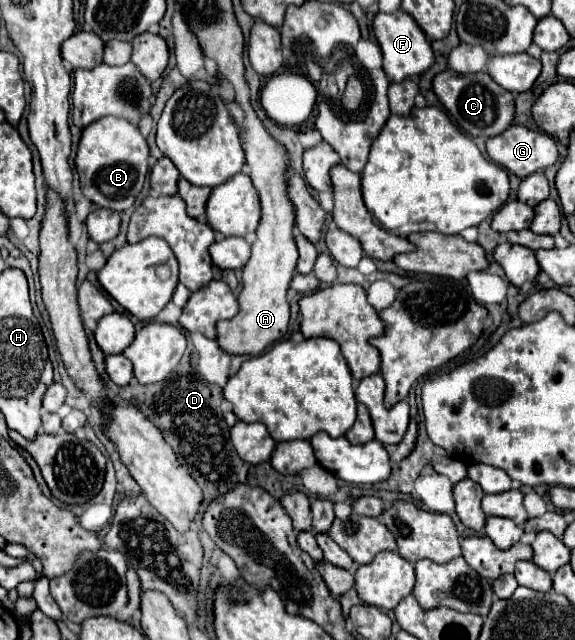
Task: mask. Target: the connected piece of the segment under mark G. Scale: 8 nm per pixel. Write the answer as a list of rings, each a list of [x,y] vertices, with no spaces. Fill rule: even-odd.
[[[510,126],[502,134],[488,138],[486,140],[486,152],[488,152],[492,162],[496,162],[498,166],[516,174],[518,178],[526,178],[534,172],[542,172],[544,168],[552,166],[558,160],[556,142],[544,132],[536,132],[536,130],[530,130],[524,126]]]

